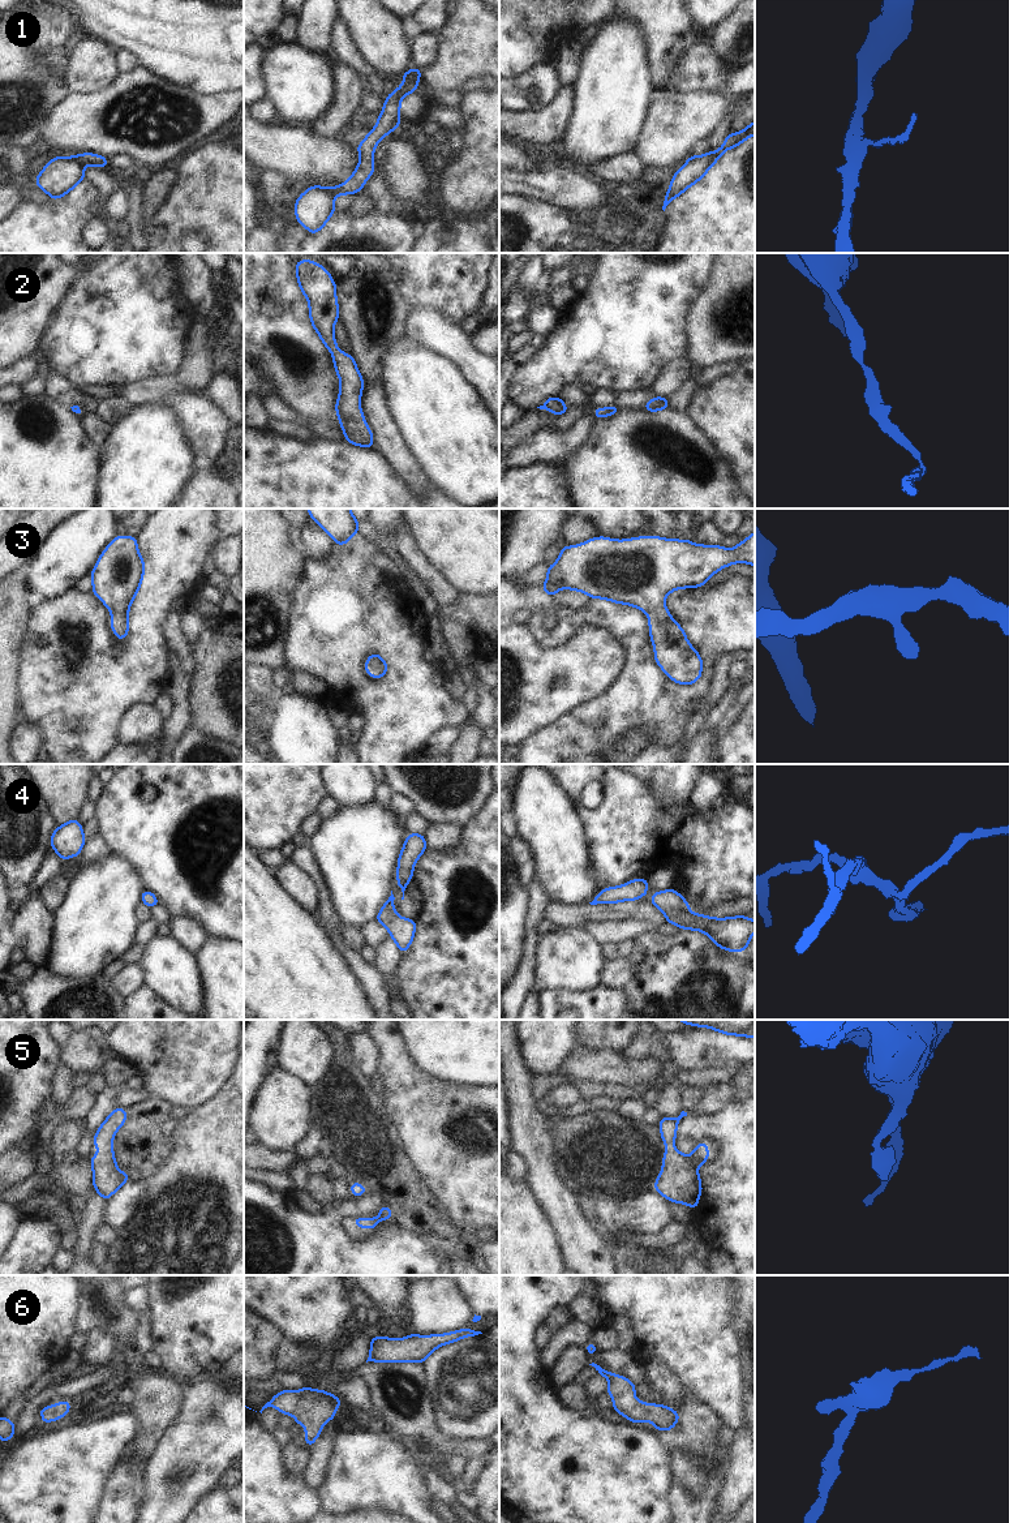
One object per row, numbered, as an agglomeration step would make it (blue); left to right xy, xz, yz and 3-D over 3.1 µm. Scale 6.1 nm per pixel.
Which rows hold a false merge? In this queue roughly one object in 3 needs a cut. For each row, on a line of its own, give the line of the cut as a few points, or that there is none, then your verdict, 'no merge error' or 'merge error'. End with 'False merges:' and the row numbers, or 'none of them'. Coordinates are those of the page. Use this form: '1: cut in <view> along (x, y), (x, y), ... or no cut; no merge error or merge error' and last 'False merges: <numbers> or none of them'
1: cut in xy along (74, 157), (82, 164); merge error
2: no cut; no merge error
3: no cut; no merge error
4: no cut; no merge error
5: no cut; no merge error
6: no cut; no merge error
False merges: 1

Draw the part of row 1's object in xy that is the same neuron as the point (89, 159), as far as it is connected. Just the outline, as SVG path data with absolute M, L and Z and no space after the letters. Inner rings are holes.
M90 153L77 154L74 158L77 160L80 160L82 164L94 166L94 167L102 167L102 168L106 168L107 163L108 163L107 158L100 156L98 154L90 154Z

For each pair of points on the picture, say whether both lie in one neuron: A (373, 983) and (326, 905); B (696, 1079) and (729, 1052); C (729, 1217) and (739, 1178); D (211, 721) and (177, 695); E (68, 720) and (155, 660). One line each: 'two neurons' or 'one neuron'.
A: one neuron
B: two neurons
C: one neuron
D: two neurons
E: one neuron

